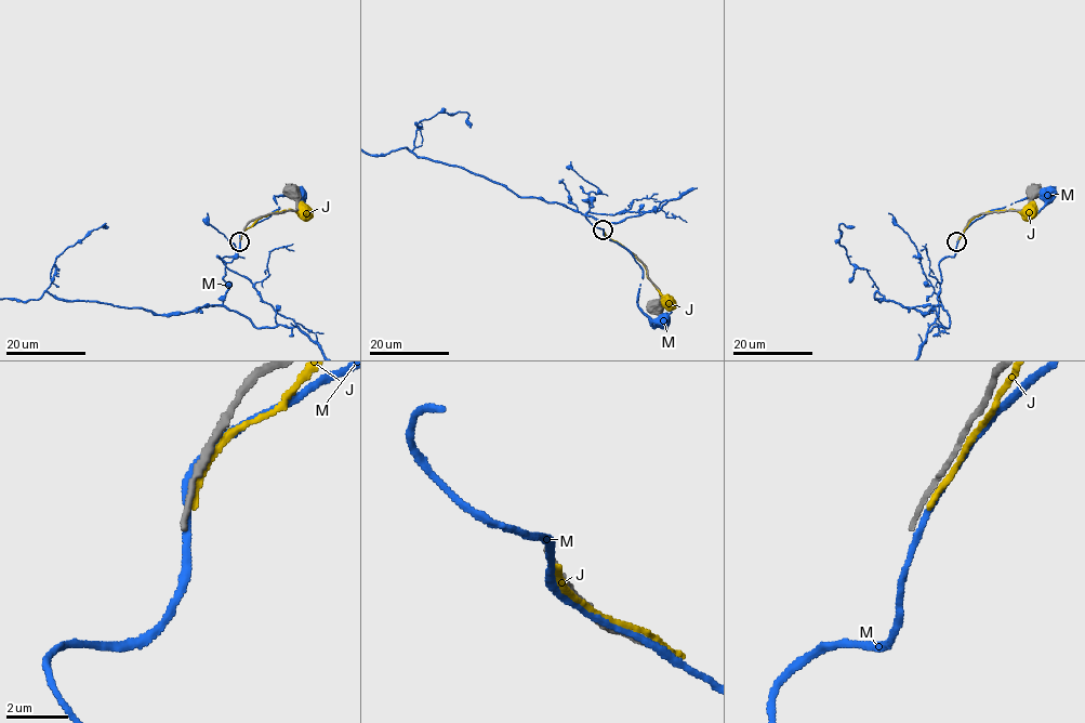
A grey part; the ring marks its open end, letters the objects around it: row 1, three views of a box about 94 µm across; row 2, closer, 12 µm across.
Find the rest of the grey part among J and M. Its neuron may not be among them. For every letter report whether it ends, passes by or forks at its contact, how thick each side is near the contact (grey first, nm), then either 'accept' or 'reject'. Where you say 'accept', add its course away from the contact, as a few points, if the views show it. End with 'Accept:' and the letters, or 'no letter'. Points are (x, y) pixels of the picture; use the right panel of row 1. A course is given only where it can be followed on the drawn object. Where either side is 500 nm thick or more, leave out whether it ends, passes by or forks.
J: it passes by; calibres 190 and 190 nm; reject
M: it passes by; calibres 190 and 220 nm; reject
Accept: no letter

